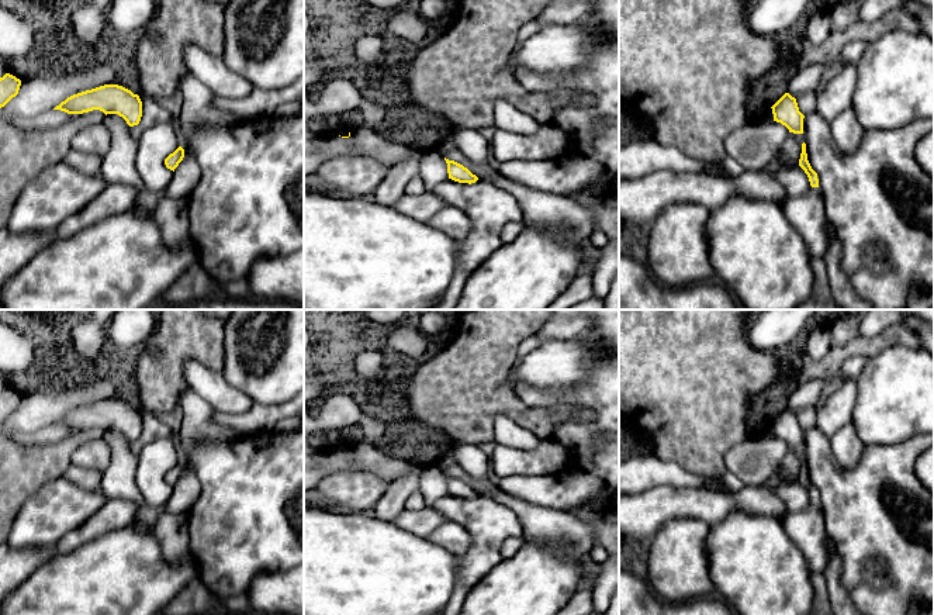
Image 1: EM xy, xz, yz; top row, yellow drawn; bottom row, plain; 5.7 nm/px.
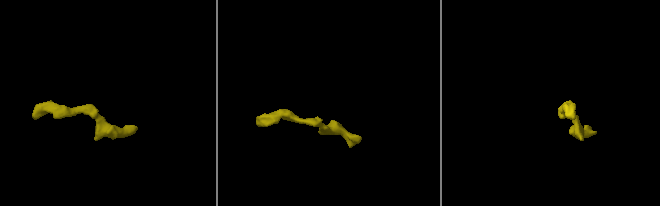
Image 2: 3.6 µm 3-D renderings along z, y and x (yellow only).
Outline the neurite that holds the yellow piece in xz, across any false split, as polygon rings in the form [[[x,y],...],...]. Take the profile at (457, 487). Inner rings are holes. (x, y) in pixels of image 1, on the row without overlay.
[[[446,474],[447,478],[447,488],[449,488],[449,494],[459,497],[459,498],[475,498],[478,495],[478,493],[475,490],[473,490],[467,483],[464,483],[463,480],[454,477],[454,476],[449,476]]]

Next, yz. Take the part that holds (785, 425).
[[[785,408],[772,422],[774,436],[785,440],[789,448],[803,449],[805,431],[799,426],[796,414]]]

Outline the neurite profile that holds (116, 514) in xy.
[[[107,498],[79,528],[66,533],[56,545],[56,554],[70,553],[100,535],[132,526],[139,508],[135,502],[121,498]]]

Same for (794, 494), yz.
[[[788,448],[779,462],[779,466],[788,476],[788,480],[778,484],[774,491],[783,501],[788,514],[800,512],[812,504],[807,490],[799,481],[803,457],[803,449]]]

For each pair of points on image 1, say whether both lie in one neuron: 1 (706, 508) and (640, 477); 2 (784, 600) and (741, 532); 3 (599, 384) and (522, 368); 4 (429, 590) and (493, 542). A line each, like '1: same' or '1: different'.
1: different
2: same
3: different
4: different

